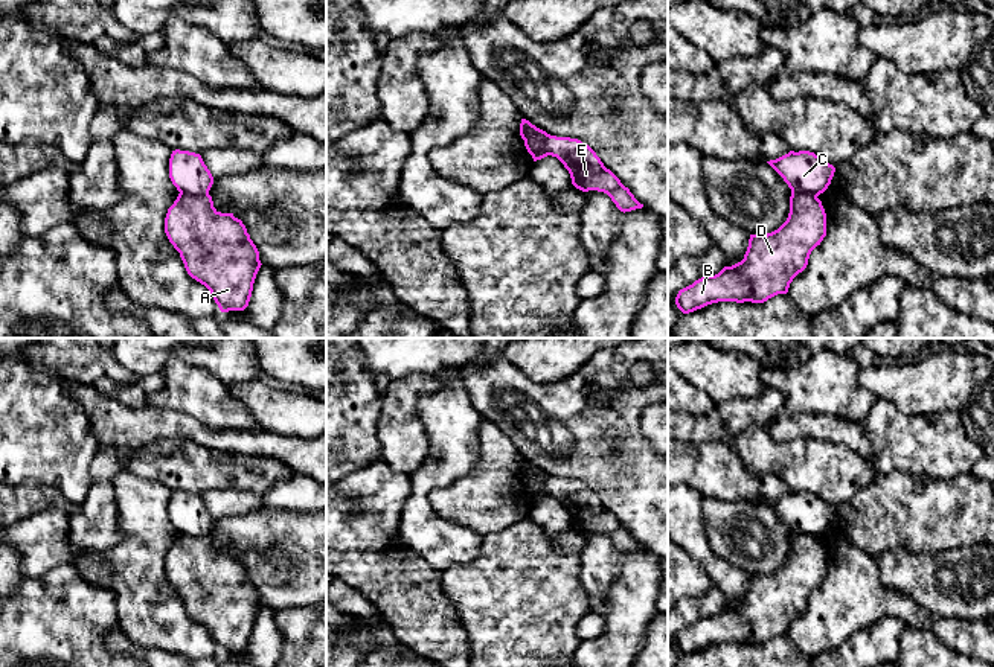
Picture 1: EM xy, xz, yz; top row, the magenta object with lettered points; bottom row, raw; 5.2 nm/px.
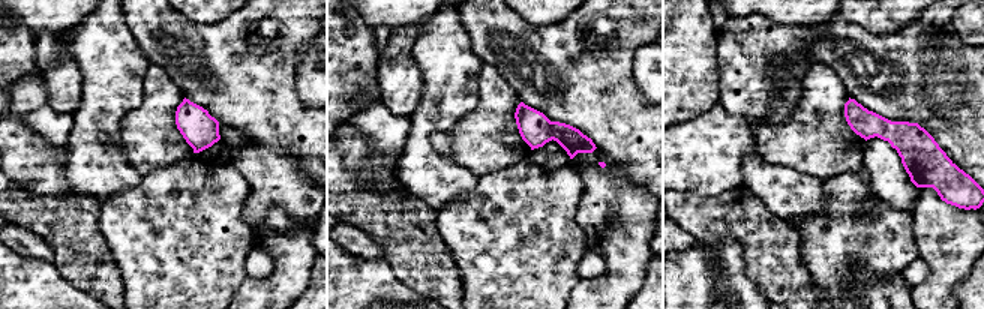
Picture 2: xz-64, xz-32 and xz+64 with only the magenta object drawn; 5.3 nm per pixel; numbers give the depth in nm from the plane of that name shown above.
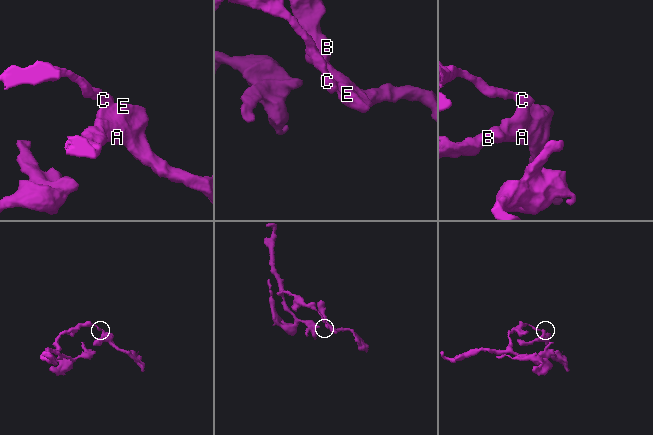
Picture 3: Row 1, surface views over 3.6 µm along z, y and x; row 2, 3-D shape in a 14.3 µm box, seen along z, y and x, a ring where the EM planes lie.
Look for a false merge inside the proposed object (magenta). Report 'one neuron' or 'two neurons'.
two neurons

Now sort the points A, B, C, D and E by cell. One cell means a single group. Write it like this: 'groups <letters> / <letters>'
groups A B D E / C

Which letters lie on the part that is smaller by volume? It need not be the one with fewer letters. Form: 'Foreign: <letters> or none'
Foreign: A, B, D, E

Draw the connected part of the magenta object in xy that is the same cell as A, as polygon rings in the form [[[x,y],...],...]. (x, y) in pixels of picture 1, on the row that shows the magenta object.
[[[180,192],[168,209],[165,233],[180,253],[188,274],[210,291],[221,312],[244,311],[248,306],[253,283],[262,263],[241,219],[233,213],[218,212],[209,193]]]

